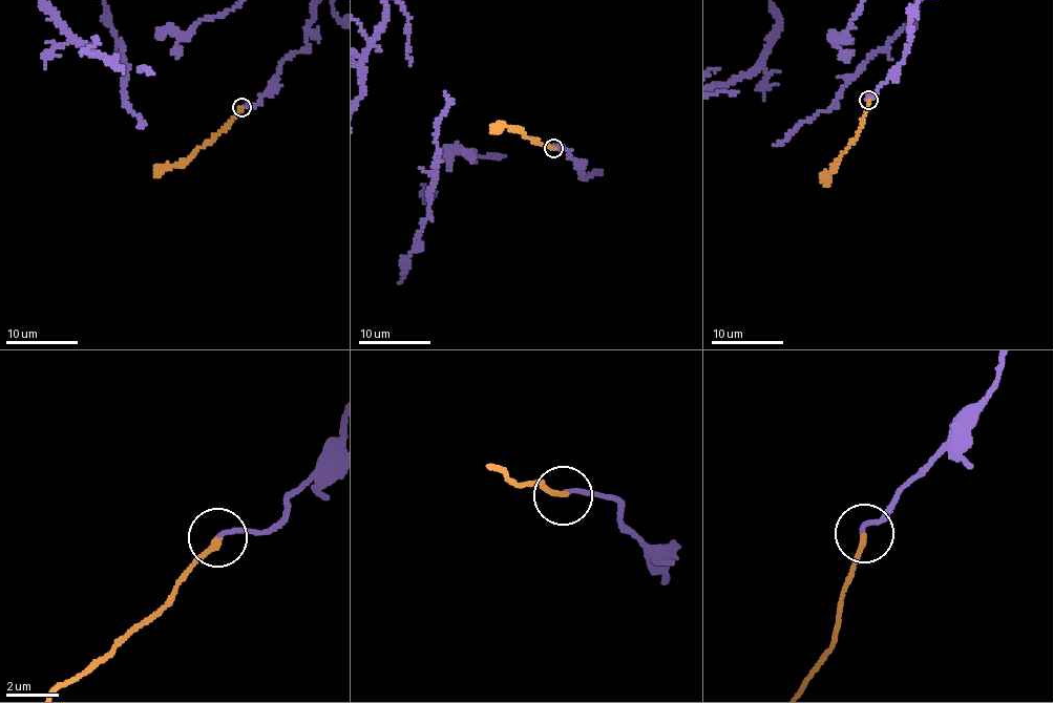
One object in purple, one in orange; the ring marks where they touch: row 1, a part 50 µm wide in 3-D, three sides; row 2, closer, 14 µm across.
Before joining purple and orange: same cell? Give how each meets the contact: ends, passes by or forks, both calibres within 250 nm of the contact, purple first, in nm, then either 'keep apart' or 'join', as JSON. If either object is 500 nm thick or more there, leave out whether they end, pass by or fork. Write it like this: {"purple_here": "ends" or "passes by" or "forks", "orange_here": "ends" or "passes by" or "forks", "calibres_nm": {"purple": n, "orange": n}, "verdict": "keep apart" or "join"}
{"purple_here": "ends", "orange_here": "ends", "calibres_nm": {"purple": 150, "orange": 200}, "verdict": "join"}

